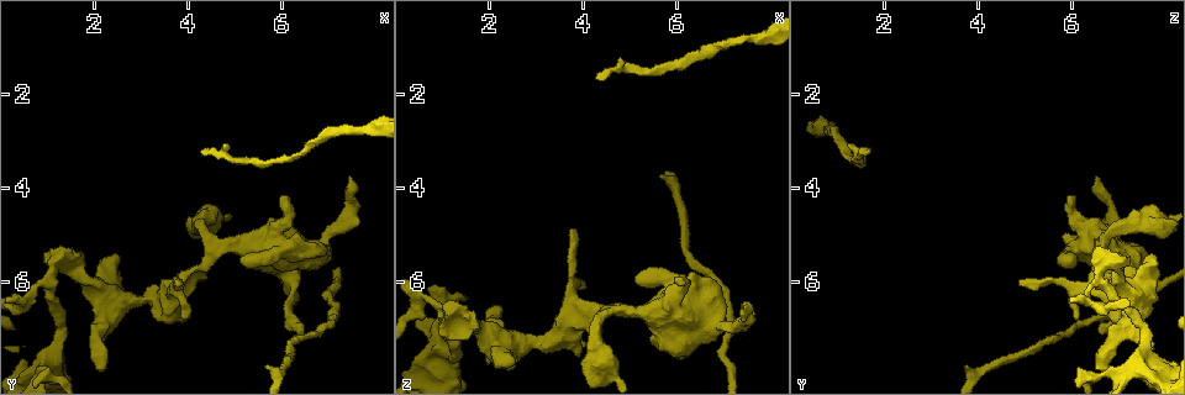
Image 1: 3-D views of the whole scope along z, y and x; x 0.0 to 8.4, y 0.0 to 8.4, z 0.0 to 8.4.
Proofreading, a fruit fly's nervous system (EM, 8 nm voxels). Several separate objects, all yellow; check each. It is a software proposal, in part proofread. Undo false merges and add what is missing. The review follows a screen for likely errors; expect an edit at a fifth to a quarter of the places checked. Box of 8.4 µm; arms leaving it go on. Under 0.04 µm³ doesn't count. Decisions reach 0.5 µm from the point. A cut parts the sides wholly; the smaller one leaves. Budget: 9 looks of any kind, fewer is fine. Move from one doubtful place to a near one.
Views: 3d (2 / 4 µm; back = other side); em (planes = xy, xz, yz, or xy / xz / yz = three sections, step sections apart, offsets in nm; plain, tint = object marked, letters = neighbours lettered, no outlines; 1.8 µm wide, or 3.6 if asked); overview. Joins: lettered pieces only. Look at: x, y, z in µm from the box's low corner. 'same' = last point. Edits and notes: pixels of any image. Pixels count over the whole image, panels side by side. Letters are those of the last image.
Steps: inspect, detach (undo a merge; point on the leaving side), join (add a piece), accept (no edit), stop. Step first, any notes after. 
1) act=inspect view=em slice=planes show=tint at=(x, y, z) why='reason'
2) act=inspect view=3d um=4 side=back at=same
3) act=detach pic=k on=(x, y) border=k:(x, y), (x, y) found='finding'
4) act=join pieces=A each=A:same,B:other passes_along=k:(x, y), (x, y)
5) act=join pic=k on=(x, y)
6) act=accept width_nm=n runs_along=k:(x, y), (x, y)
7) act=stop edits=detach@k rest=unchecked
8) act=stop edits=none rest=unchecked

act=inspect view=em slice=yz step=8 show=letters at=(4.30, 3.20, 1.75) why='end of a long branch'

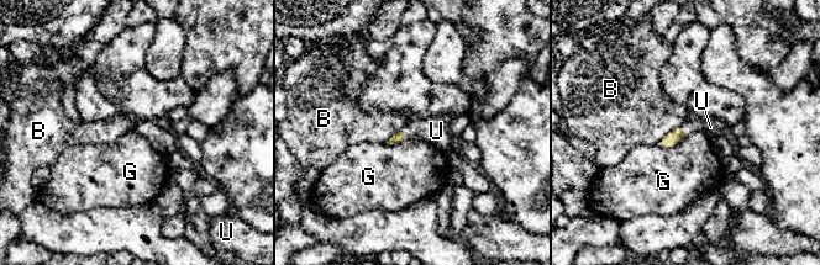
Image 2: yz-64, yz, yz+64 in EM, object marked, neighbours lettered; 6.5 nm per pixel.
act=join pieces=U longest_contact=B:220nm each=B:other,G:other,U:same found='it goes on there'

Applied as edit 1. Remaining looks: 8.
act=inspect view=overview why='see it whole again'

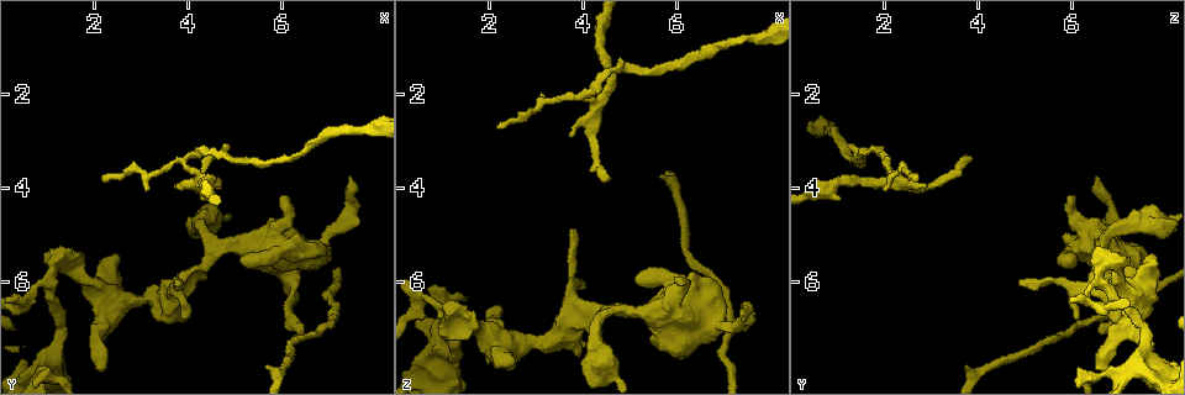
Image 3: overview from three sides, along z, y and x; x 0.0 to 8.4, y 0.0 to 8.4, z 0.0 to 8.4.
act=inspect view=em um=3.6 slice=planes show=letters at=(7.85, 2.80, 0.75) why='calibre changes'

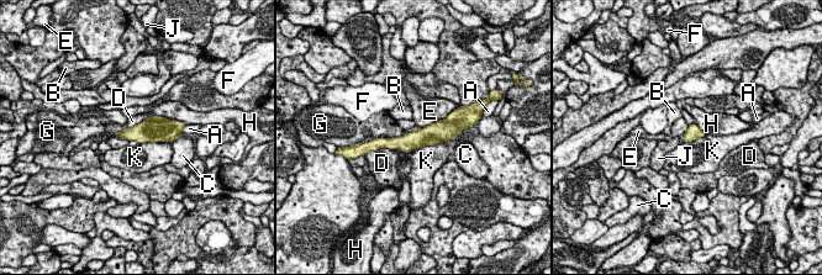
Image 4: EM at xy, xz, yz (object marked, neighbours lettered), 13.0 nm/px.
act=accept each=A:other,B:other,C:other,D:other,E:other,F:other,G:other,H:other,J:other,K:other found='one neuron here'

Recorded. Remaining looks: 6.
act=inspect view=em slice=planes show=tint at=(6.35, 5.05, 5.80) why='stops while still wide'

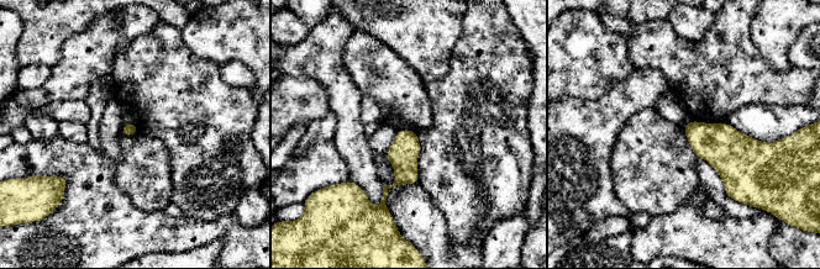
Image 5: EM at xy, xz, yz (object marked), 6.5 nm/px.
act=inspect view=em slice=planes show=letters at=same why='what lies round it'

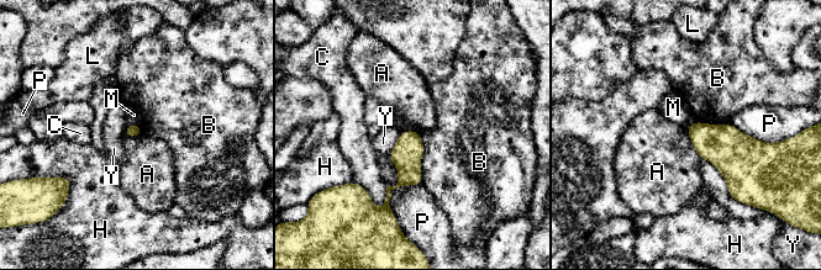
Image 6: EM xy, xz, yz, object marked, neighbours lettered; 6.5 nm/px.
act=accept each=A:other,B:other,C:other,H:other,L:other,M:other,P:other,Y:other border=6:(685, 127), (690, 143), (699, 158) found='no lettered piece goes on from it'

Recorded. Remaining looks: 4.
act=inspect view=3d um=4 at=(1.35, 5.25, 6.50) why='branch stops here'

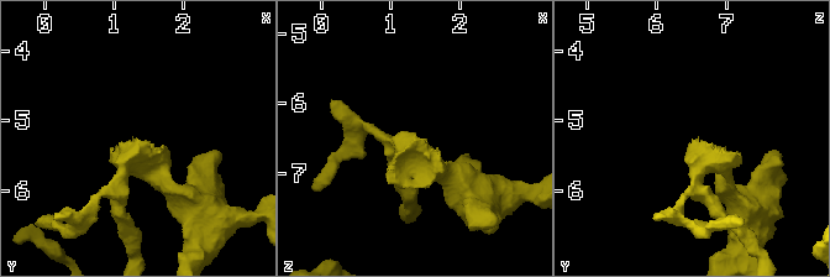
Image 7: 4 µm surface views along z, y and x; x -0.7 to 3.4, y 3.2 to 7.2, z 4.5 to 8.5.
act=inspect view=em slice=xz step=16 show=letters at=(1.35, 5.25, 6.50)

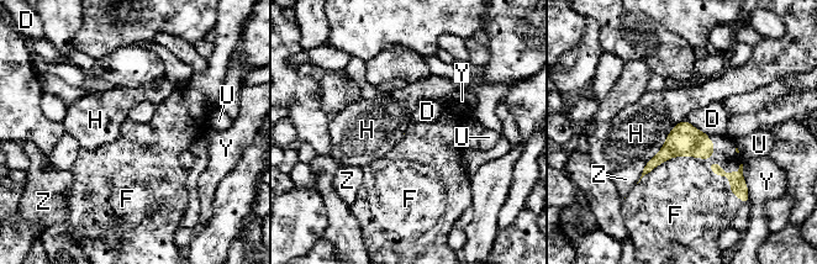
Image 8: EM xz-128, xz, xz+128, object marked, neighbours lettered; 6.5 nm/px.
act=inspect view=em slice=planes show=letters at=same

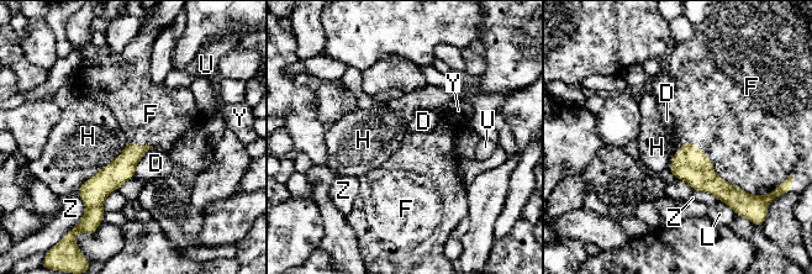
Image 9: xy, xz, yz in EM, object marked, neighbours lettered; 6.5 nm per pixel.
act=join pieces=F each=D:other,F:same,H:other,L:other,U:other,Y:other,Z:other passes_along=9:(691, 164), (712, 168), (733, 136) found='it goes on there'

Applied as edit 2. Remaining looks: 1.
act=stop edits=join@2,join@9 rest=unchecked

